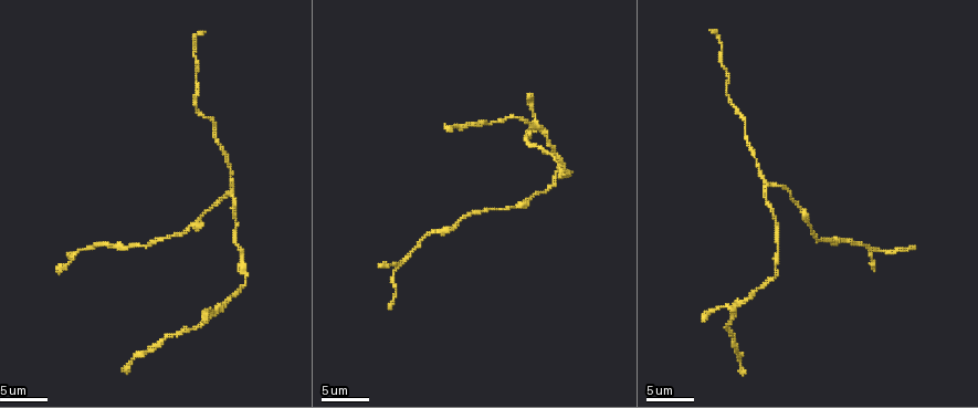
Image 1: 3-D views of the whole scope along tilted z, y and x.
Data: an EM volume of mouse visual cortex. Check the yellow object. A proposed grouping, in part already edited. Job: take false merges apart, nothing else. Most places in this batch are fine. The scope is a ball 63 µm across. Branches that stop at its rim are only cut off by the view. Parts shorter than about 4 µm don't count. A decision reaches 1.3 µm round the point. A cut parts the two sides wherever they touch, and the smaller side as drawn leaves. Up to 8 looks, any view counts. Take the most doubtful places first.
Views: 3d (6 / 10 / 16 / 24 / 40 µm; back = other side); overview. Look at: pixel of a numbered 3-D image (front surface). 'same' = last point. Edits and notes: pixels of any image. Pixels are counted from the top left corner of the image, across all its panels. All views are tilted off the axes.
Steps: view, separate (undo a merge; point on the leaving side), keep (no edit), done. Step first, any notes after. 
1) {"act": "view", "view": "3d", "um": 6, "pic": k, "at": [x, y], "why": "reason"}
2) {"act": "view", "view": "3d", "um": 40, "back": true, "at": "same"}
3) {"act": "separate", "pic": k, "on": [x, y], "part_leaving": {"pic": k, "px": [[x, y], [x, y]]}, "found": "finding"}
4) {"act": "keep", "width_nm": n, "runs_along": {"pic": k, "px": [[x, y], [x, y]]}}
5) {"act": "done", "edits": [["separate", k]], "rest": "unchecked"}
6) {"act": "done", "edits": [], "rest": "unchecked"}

{"act": "view", "view": "3d", "um": 6, "pic": 1, "at": [766, 188], "why": "two arms in line, one across"}

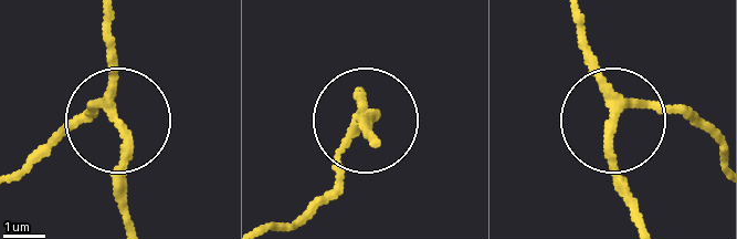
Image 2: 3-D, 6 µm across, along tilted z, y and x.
{"act": "view", "view": "3d", "um": 6, "back": true, "pic": 2, "at": [611, 129]}

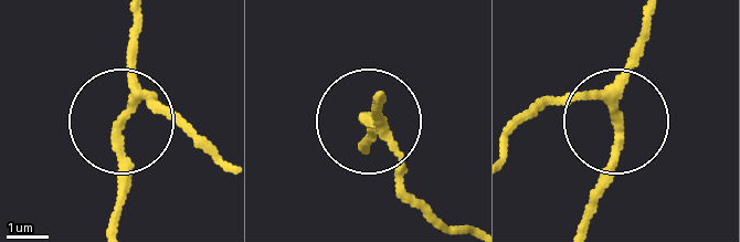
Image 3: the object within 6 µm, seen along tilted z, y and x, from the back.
{"act": "keep", "arms": 3, "runs_along": {"pic": 3, "px": [[614, 116], [592, 101], [532, 102]]}, "found": "one cell here"}

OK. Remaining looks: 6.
{"act": "view", "view": "3d", "um": 6, "pic": 1, "at": [519, 205], "why": "two arms in line, one across"}

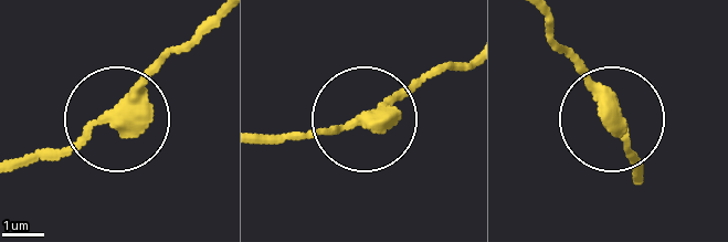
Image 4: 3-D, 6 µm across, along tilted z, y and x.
{"act": "keep", "runs_along": {"pic": 4, "px": [[546, 20], [636, 164]]}, "found": "all the same cell"}

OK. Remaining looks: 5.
{"act": "view", "view": "3d", "um": 10, "pic": 1, "at": [109, 245], "why": "calibre changes"}

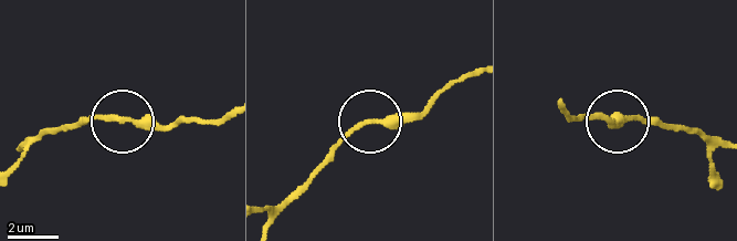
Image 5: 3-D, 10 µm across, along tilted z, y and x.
{"act": "view", "view": "3d", "um": 6, "pic": 5, "at": [373, 121]}

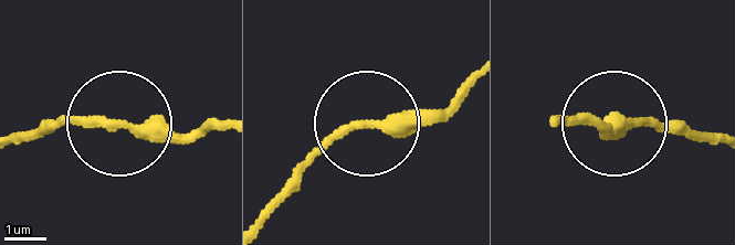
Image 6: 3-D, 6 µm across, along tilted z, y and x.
{"act": "keep", "width_nm": 260, "runs_along": {"pic": 6, "px": [[221, 129], [18, 130]]}, "found": "continuous, no second cell"}

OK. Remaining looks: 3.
{"act": "view", "view": "3d", "um": 10, "pic": 1, "at": [243, 258], "why": "calibre changes"}

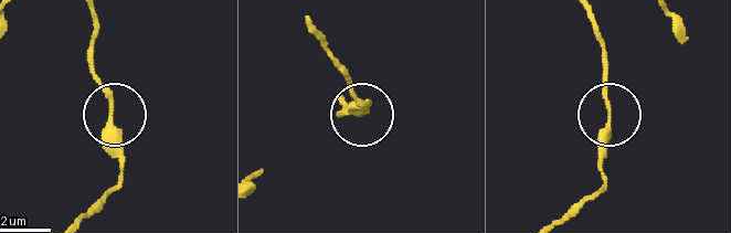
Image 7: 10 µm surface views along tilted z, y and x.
{"act": "keep", "width_nm": 300, "runs_along": {"pic": 7, "px": [[92, 9], [95, 73], [114, 118], [119, 184]]}, "found": "all the same cell"}

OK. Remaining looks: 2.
{"act": "done", "edits": [], "rest": "unchecked"}

